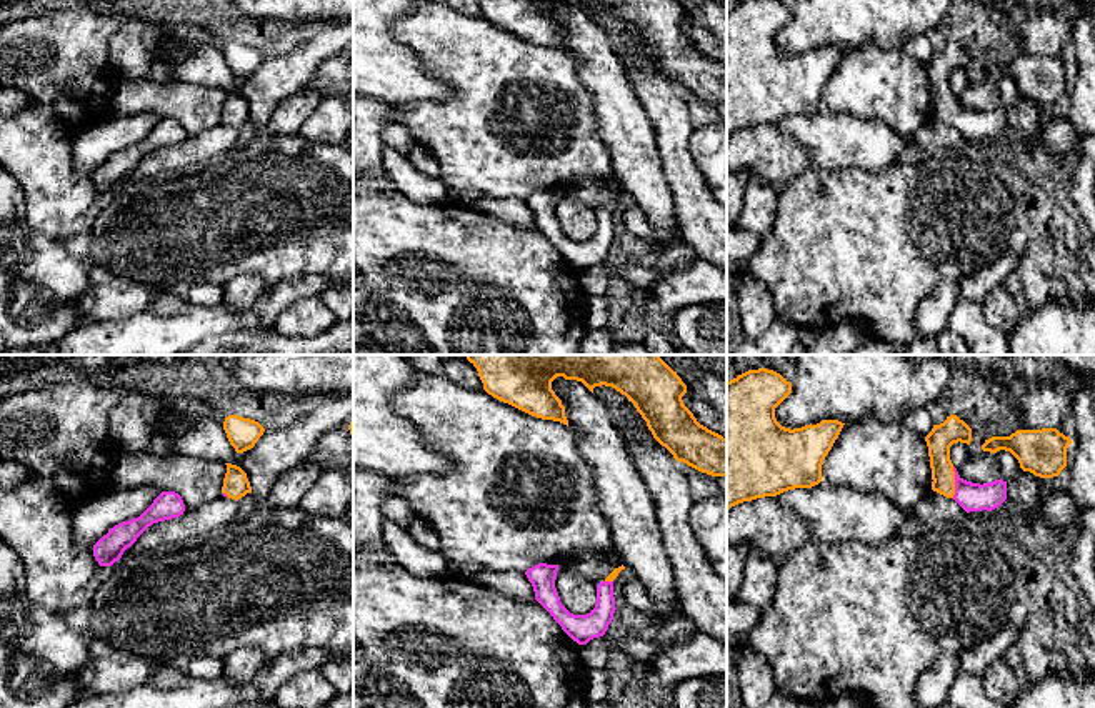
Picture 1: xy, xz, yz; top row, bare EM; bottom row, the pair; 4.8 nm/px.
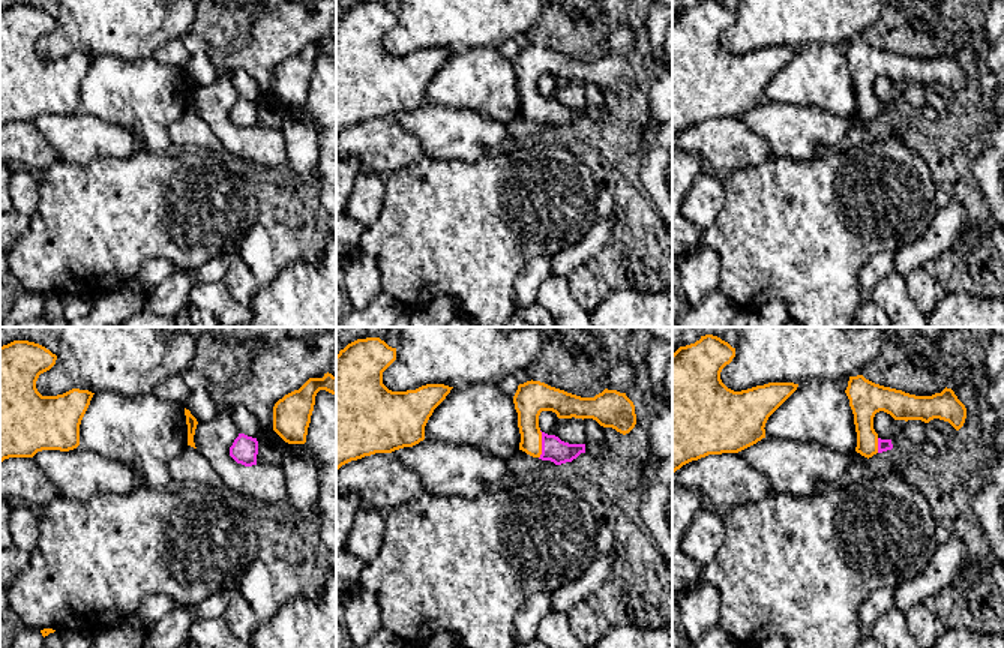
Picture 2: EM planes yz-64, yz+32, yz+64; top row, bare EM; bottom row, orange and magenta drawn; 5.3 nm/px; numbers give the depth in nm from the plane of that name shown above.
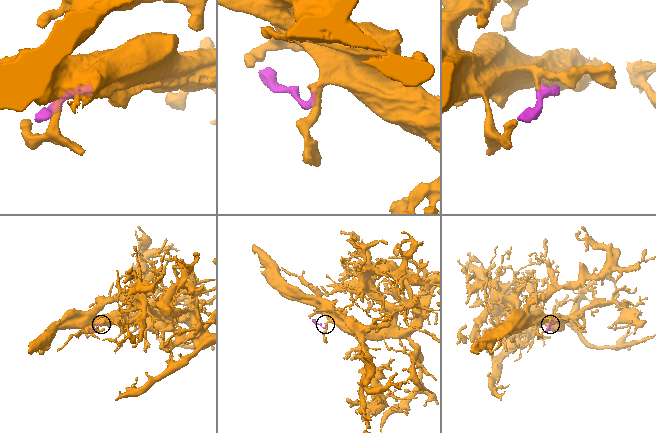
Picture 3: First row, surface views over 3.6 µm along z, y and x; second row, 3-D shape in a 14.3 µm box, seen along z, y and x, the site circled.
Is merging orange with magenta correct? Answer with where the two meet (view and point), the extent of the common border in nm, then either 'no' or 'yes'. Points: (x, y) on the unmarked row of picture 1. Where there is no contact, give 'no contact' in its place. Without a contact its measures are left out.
yz (954, 109) | 150 nm | yes

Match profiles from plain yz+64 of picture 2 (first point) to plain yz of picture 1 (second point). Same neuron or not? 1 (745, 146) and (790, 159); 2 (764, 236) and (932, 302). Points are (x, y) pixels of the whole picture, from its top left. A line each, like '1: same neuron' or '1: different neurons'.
1: same neuron
2: different neurons

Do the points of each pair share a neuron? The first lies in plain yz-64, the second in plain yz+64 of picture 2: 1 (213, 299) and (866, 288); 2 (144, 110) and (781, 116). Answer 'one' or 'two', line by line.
1: two
2: two

